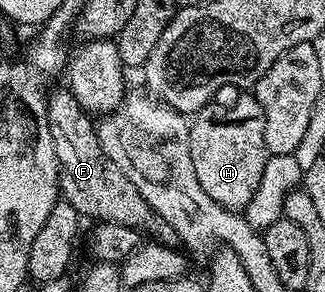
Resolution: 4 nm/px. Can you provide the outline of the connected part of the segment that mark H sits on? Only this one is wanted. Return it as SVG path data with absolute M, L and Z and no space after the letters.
M253 96L239 98L228 106L208 104L190 119L189 148L193 152L193 168L201 188L227 210L243 212L253 199L261 182L268 157L265 148L265 116L261 104Z

